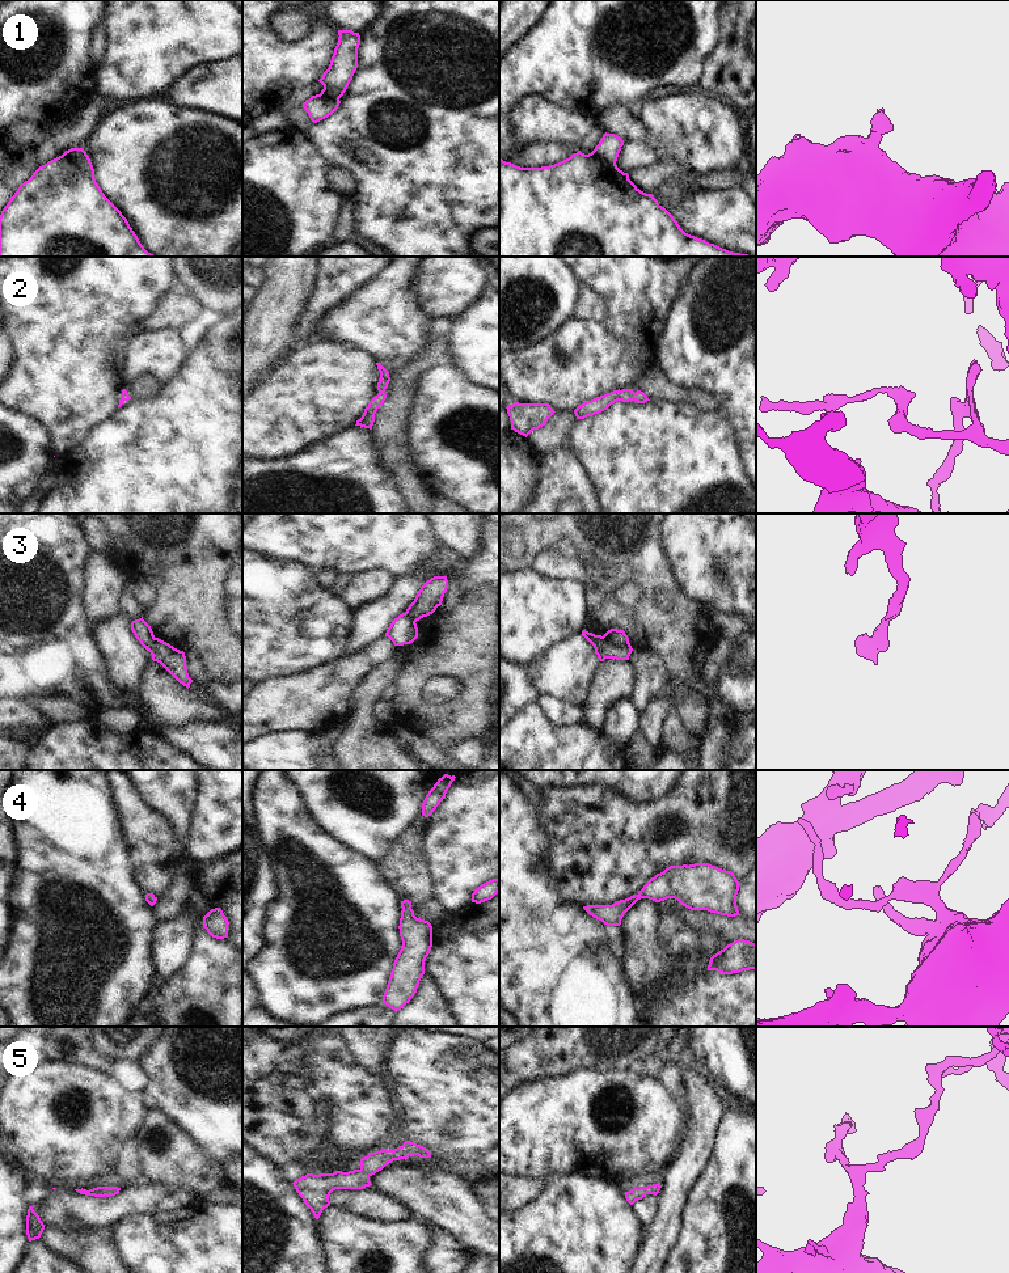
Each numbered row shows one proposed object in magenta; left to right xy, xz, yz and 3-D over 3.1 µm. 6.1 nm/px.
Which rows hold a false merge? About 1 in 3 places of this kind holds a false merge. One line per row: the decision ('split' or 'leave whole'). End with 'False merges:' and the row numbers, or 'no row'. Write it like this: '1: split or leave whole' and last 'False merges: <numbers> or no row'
1: split
2: leave whole
3: split
4: leave whole
5: leave whole
False merges: 1, 3

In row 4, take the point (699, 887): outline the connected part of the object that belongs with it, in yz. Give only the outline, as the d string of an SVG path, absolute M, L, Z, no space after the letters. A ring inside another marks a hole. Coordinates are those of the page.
M709 863L670 866L651 877L637 895L612 905L587 905L583 909L607 926L620 926L624 914L641 898L655 902L675 898L691 910L735 917L740 915L738 891L739 881L731 871Z

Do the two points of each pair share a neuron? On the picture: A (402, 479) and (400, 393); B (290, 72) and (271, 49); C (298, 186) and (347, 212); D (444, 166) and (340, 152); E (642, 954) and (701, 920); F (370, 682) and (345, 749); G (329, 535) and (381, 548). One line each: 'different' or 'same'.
A: same
B: same
C: different
D: same
E: different
F: same
G: same

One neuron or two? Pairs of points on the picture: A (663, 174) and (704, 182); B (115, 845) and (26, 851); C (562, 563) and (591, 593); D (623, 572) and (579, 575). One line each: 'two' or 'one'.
A: one
B: one
C: one
D: two

